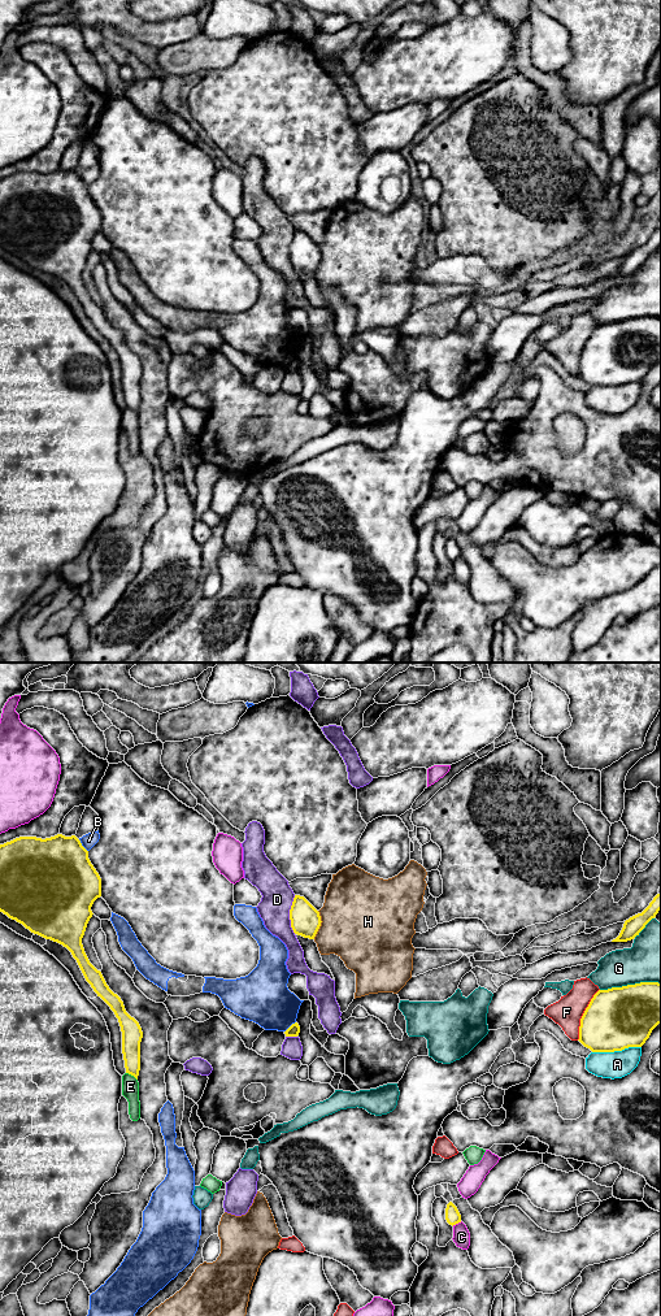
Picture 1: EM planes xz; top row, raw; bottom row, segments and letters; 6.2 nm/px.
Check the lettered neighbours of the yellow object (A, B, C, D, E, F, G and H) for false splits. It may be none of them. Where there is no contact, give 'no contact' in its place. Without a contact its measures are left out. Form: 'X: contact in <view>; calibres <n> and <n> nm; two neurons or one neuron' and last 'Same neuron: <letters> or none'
A: contact in xz; calibres 380 and 170 nm; two neurons
B: contact in xz; calibres 480 and 90 nm; two neurons
C: contact in xz; calibres 90 and 110 nm; two neurons
D: contact in xz; calibres 190 and 190 nm; two neurons
E: contact in xz; calibres 130 and 110 nm; two neurons
F: contact in xz; calibres 380 and 180 nm; two neurons
G: contact in xz; calibres 380 and 340 nm; two neurons
H: contact in xz; calibres 190 and 480 nm; two neurons
Same neuron: none

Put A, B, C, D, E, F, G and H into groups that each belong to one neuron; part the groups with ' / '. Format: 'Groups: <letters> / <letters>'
Groups: A / B / C / D / E / F / G / H

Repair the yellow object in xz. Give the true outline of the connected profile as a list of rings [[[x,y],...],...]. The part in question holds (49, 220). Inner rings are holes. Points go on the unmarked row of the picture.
[[[57,169],[45,174],[36,171],[19,171],[0,179],[0,247],[22,259],[31,268],[57,277],[71,287],[86,316],[91,320],[97,331],[110,342],[118,353],[122,366],[122,388],[126,408],[138,414],[140,405],[140,377],[143,373],[142,362],[139,357],[126,347],[121,333],[109,323],[101,307],[90,297],[82,279],[87,259],[94,249],[91,242],[100,231],[101,213],[88,194],[88,186],[82,181],[81,175],[75,170],[65,171],[62,169]]]

